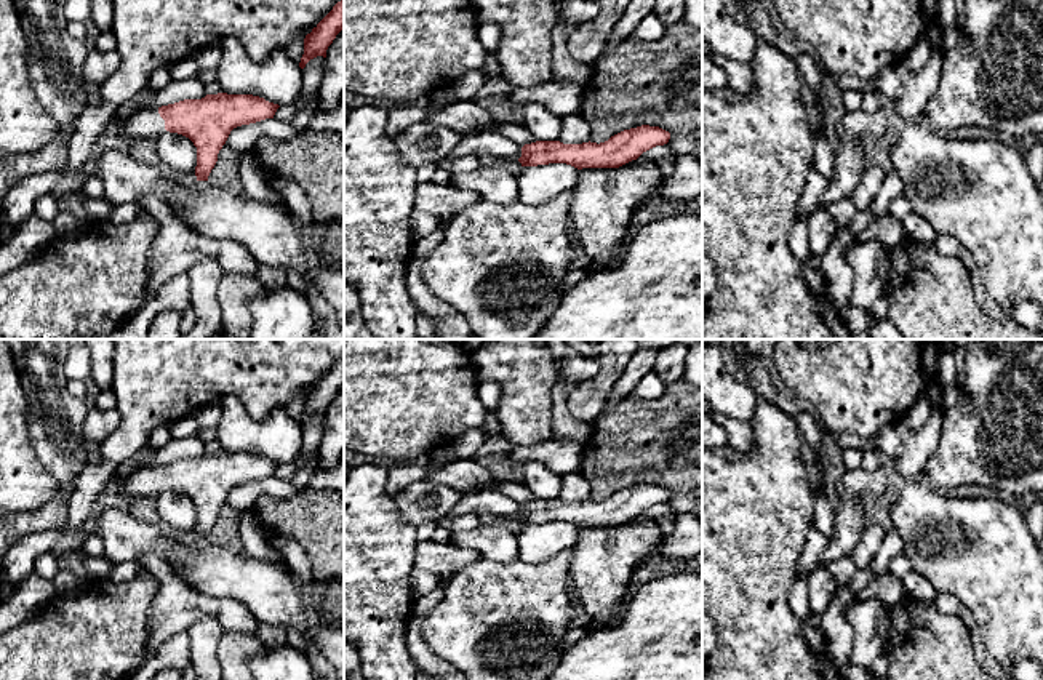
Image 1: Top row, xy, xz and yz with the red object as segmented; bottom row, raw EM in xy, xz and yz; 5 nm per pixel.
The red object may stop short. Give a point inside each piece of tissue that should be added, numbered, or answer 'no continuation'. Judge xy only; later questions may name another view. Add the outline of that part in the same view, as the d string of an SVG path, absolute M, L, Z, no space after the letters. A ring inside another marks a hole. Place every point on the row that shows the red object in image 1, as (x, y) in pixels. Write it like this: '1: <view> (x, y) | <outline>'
1: xy (146, 124) | M158 107L142 109L126 120L115 122L118 125L117 134L131 147L141 139L158 138L166 131Z

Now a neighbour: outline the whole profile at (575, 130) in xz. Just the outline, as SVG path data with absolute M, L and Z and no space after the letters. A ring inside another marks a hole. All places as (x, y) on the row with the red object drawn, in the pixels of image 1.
M581 114L561 117L561 131L558 139L563 144L582 144L590 141L590 126Z

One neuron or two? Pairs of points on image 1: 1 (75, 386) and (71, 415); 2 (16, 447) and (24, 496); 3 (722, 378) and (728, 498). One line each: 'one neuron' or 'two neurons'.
1: two neurons
2: one neuron
3: two neurons

